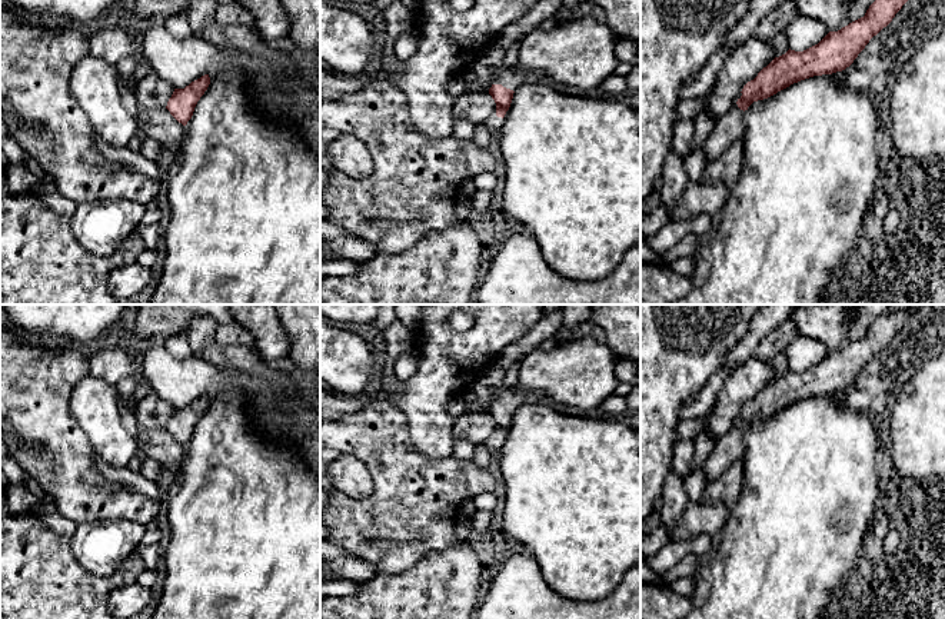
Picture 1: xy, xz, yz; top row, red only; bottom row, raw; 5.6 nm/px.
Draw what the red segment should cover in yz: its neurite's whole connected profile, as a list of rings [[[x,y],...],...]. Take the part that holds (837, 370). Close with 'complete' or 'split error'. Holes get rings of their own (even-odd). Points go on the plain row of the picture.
[[[918,307],[888,309],[866,330],[865,336],[838,352],[829,352],[818,365],[803,370],[788,370],[775,377],[742,409],[732,429],[719,437],[703,470],[708,483],[718,479],[745,453],[745,432],[758,420],[768,419],[801,400],[832,395],[849,387],[869,360],[886,347]]]; split error

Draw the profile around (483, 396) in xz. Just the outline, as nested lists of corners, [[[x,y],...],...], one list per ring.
[[[478,380],[462,393],[460,400],[463,403],[475,403],[478,409],[473,413],[488,413],[495,402],[495,392]]]

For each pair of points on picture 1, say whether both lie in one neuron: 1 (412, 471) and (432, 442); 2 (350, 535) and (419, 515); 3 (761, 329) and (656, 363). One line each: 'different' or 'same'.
1: different
2: same
3: different

